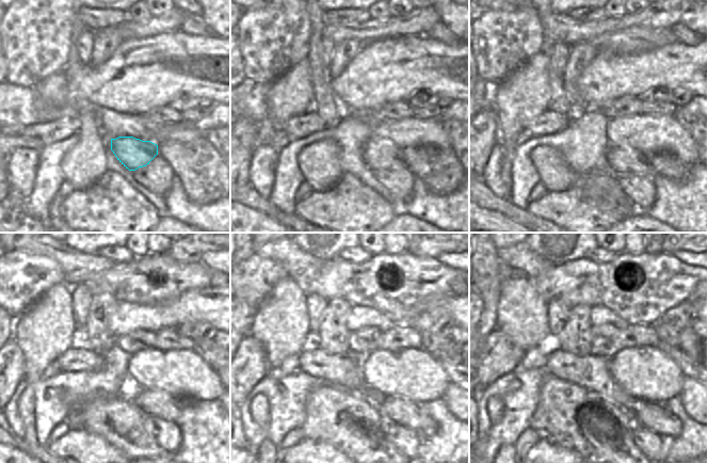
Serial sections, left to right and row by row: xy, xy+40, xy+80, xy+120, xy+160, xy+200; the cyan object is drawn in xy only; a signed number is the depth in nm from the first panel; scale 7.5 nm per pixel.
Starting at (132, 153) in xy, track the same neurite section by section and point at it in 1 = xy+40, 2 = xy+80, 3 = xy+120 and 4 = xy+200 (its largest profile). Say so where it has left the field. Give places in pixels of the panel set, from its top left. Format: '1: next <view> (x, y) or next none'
1: next xy+40 (379, 154)
2: next xy+80 (623, 160)
3: next xy+120 (159, 403)
4: next xy+200 (654, 416)

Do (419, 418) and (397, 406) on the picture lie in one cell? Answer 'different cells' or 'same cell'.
same cell

